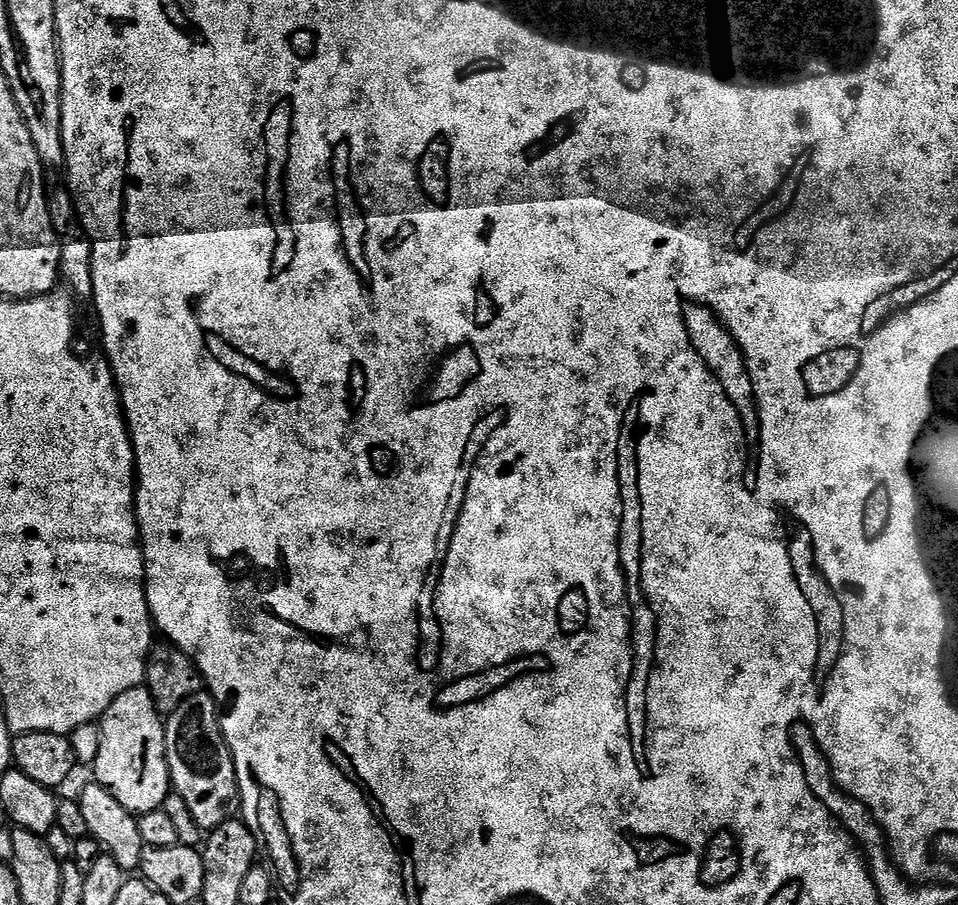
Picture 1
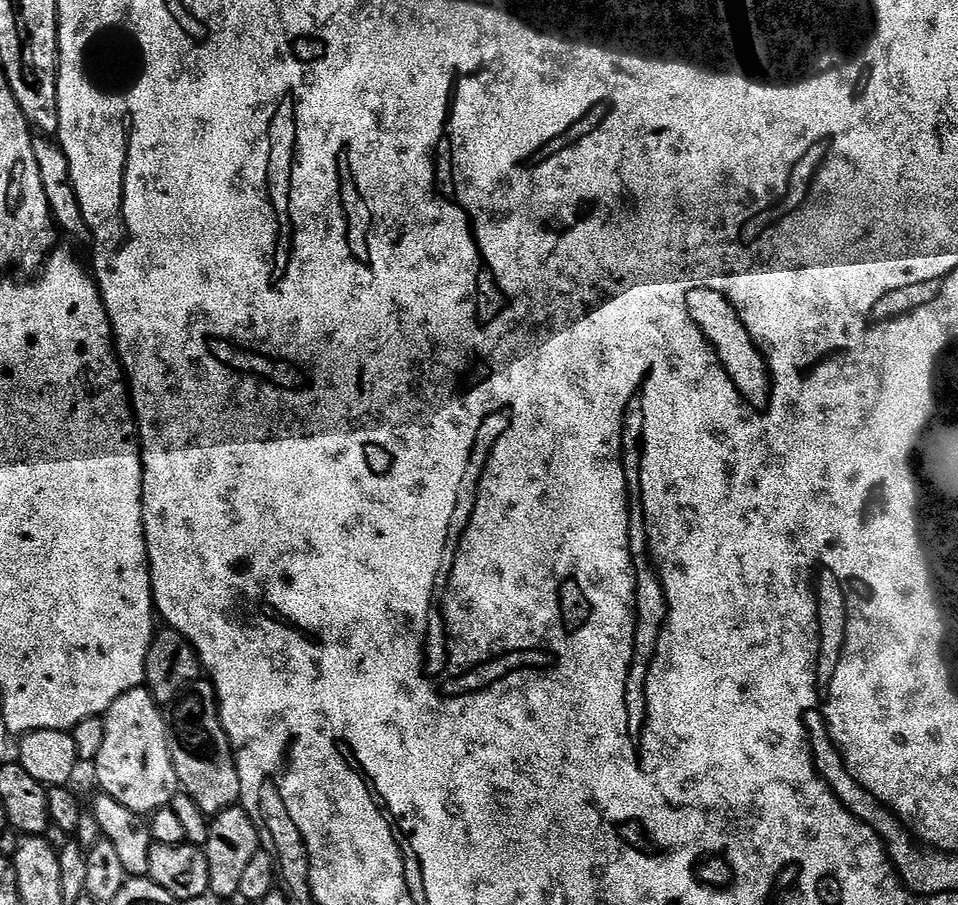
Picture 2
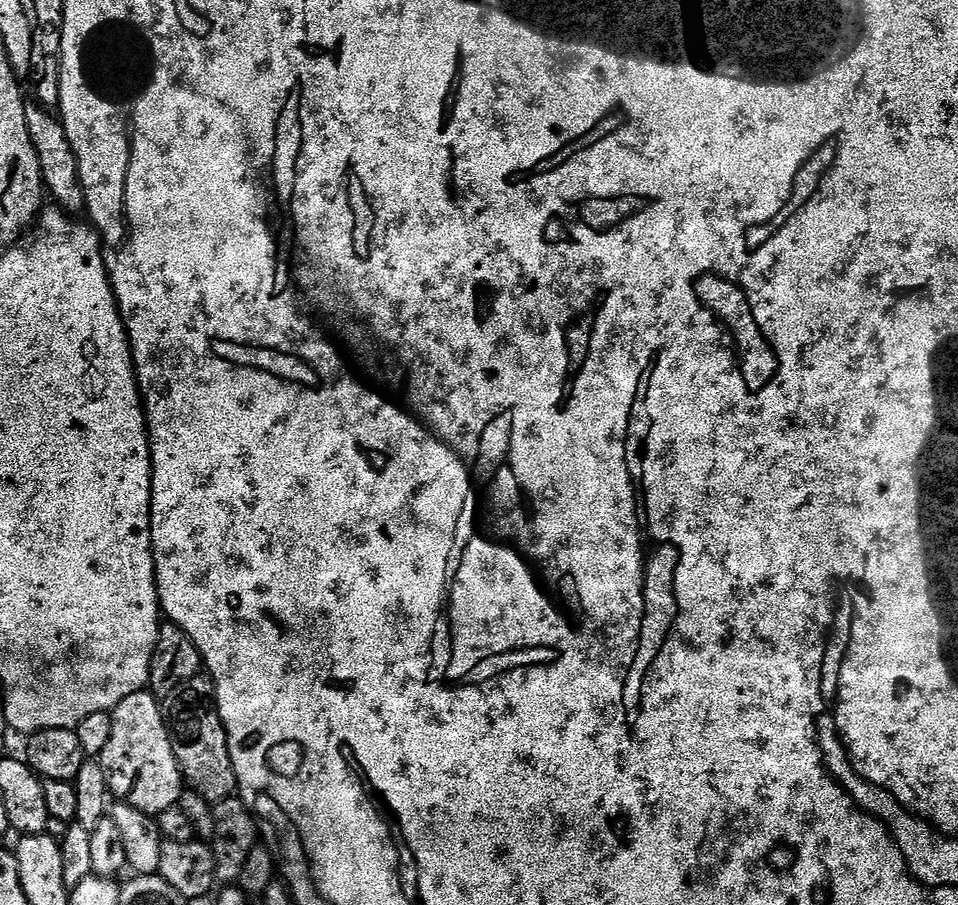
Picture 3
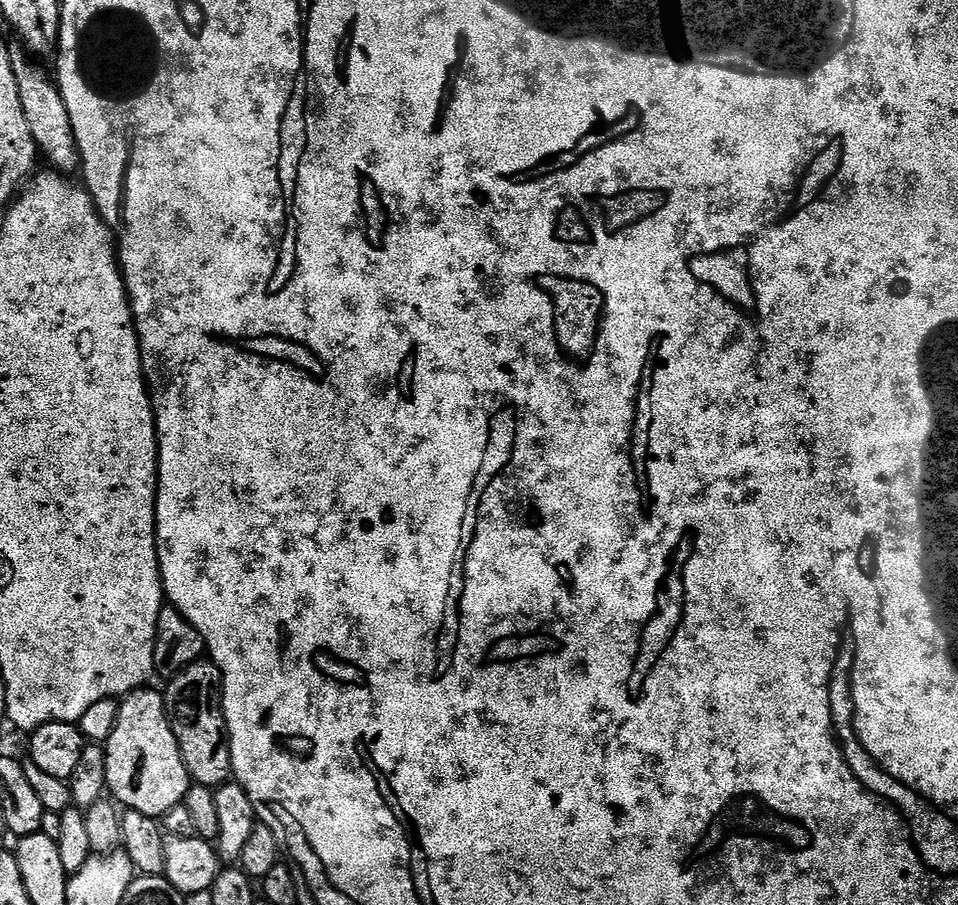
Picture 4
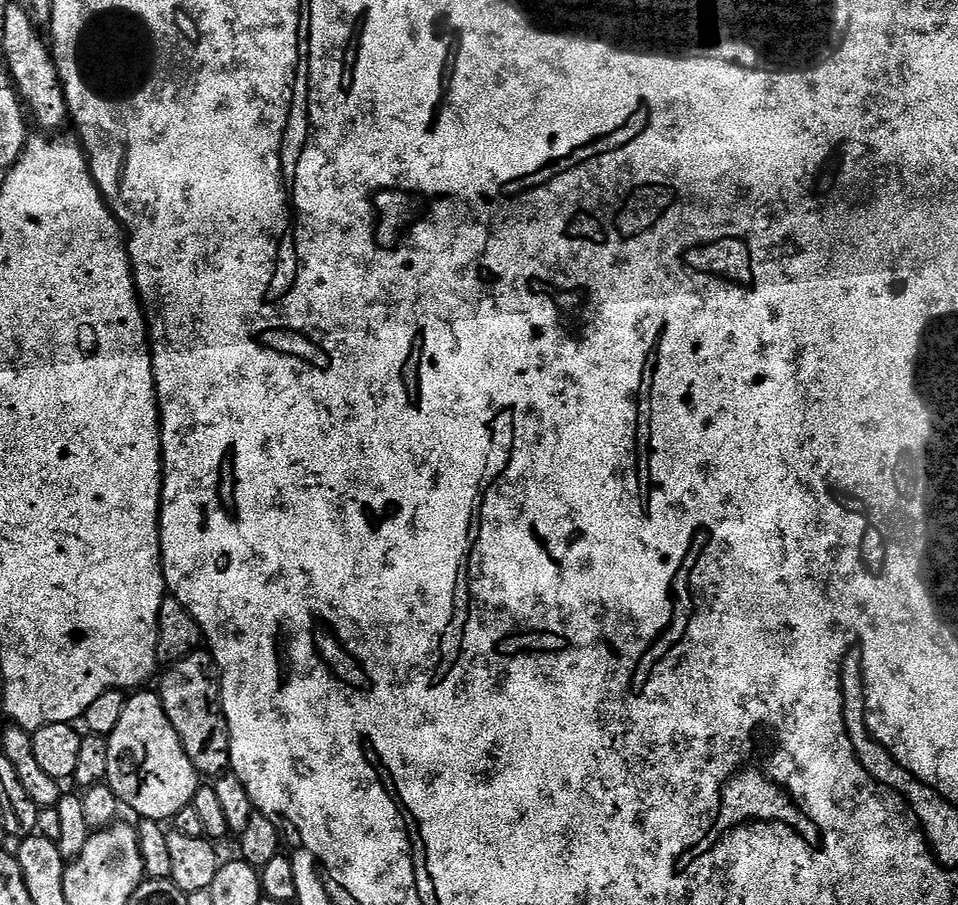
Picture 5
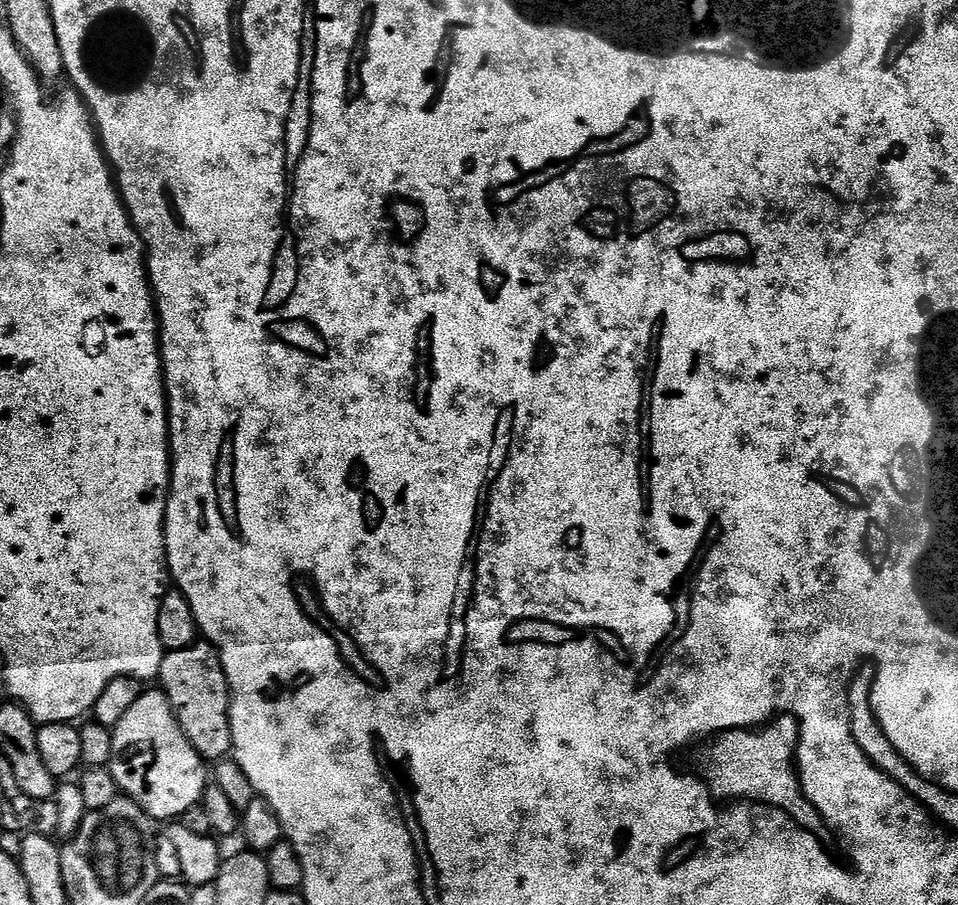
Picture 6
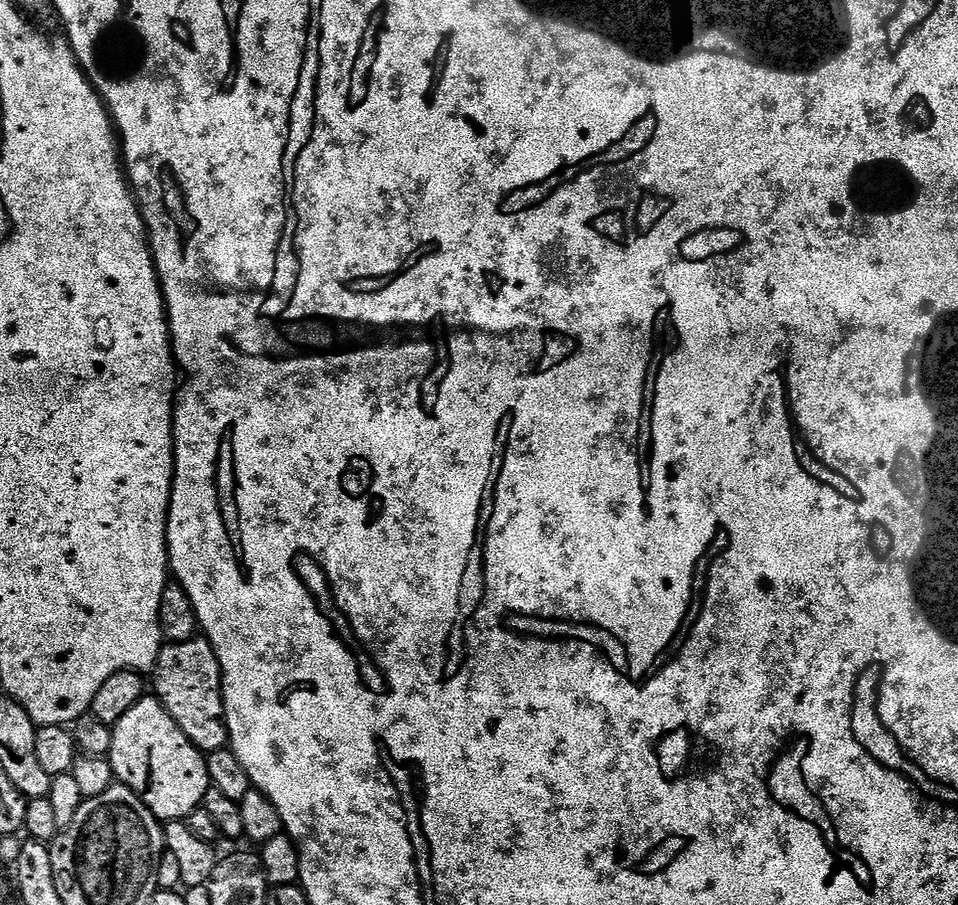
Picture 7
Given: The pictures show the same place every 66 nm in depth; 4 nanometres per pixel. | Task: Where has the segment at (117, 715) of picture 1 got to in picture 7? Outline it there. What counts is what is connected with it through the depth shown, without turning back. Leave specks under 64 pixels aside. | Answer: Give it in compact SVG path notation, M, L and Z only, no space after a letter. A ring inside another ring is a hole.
M145 695L112 728L112 745L106 755L112 764L113 777L124 784L134 794L142 798L142 802L156 815L161 822L170 820L187 821L189 814L204 803L204 796L208 793L210 781L208 779L208 762L205 753L198 751L182 734L178 722L165 709L164 705L156 699L155 695Z

